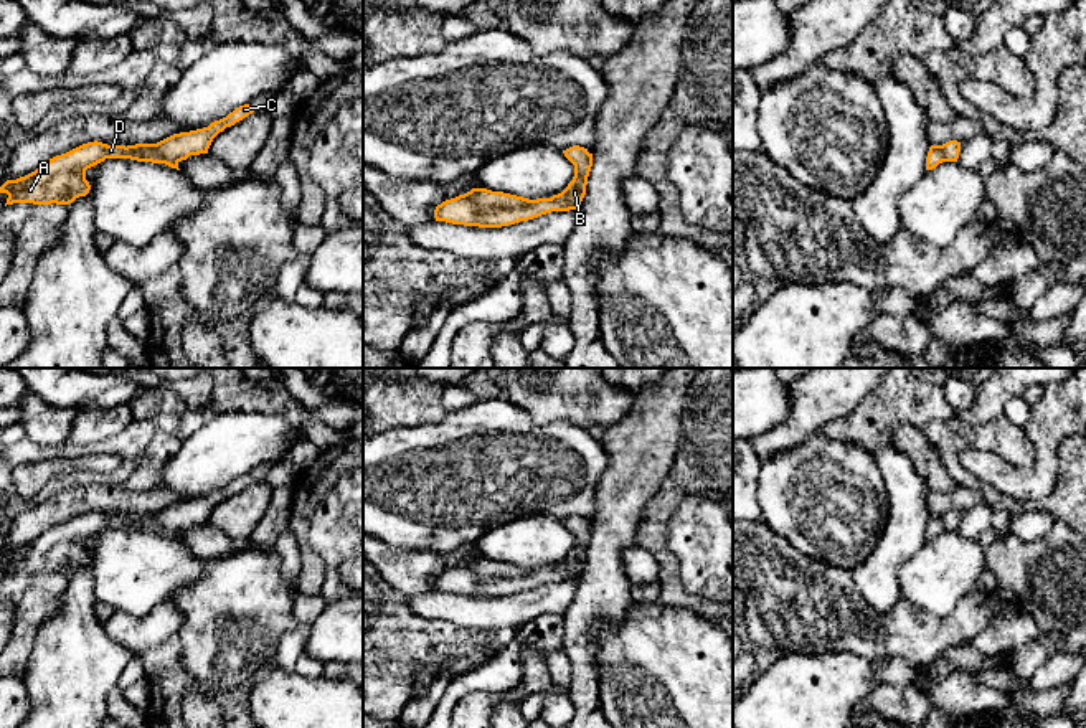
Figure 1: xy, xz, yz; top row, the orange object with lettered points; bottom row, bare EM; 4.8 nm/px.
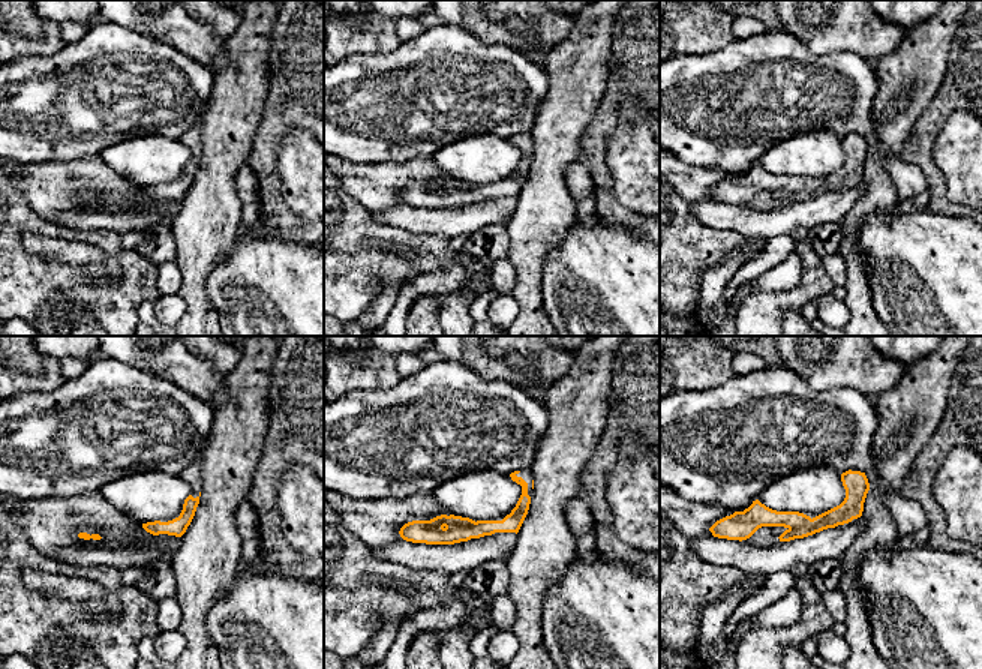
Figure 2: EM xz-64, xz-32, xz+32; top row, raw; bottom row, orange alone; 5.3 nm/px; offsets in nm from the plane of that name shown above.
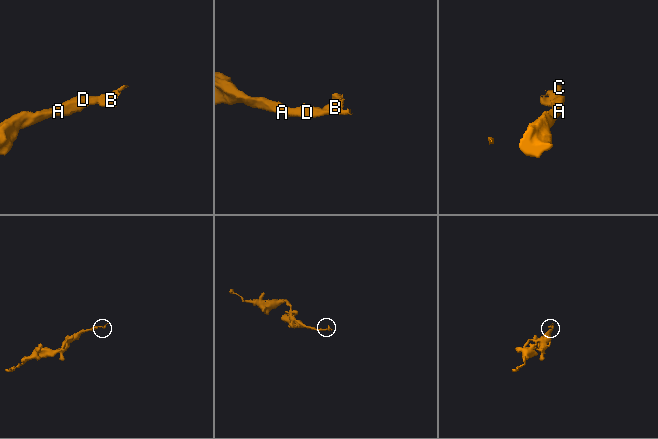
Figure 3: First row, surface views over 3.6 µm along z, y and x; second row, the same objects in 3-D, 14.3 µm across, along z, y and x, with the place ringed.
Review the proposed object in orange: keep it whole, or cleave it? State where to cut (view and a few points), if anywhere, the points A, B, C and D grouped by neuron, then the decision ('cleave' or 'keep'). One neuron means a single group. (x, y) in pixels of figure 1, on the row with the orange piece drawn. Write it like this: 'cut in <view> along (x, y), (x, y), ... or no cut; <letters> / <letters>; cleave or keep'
no cut; A B C D; keep

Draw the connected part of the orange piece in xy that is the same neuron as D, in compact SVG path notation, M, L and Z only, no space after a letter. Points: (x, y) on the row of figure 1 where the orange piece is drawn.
M249 104L236 107L226 117L211 122L208 127L173 134L157 144L107 145L87 142L66 154L46 160L35 172L17 180L7 180L0 193L7 193L7 205L69 205L91 190L86 170L106 158L130 158L137 162L165 163L178 168L190 155L208 154L213 139L226 127L234 125L254 111Z

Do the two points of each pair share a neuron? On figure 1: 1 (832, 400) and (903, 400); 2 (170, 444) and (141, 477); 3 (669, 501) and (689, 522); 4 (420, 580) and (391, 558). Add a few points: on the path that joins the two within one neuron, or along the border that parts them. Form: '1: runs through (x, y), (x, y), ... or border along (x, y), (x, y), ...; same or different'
1: border along (875, 385), (845, 416), (837, 416), (827, 423); different
2: runs through (162, 453), (149, 469); same
3: border along (713, 499), (685, 497), (670, 520), (669, 548); different
4: runs through (413, 573), (398, 565); same

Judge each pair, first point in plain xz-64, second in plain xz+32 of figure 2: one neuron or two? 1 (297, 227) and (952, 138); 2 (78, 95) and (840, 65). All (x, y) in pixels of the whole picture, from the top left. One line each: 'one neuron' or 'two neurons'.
1: two neurons
2: one neuron

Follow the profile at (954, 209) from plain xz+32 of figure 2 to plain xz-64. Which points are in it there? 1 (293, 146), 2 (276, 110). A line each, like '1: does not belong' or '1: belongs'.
1: does not belong
2: belongs

